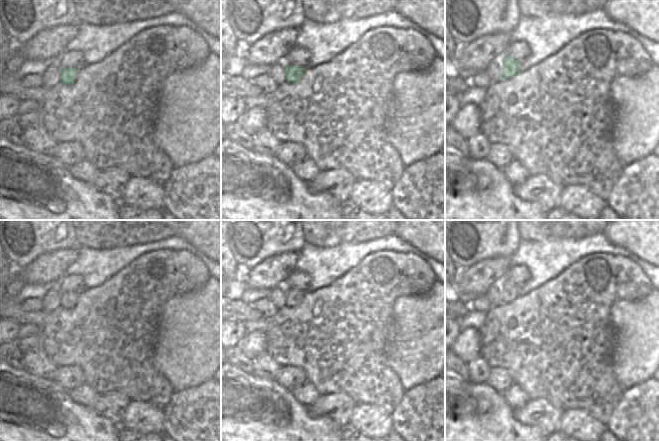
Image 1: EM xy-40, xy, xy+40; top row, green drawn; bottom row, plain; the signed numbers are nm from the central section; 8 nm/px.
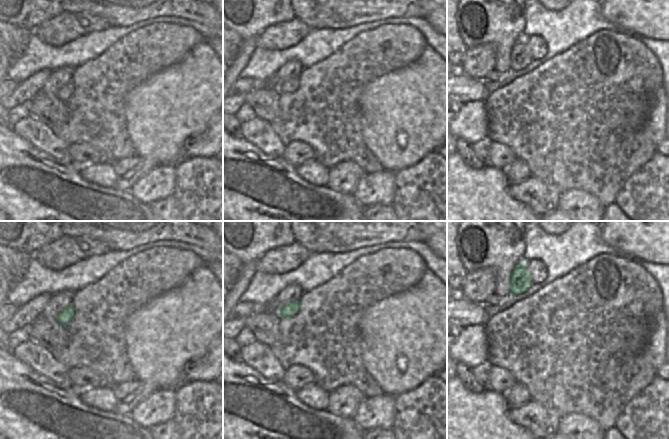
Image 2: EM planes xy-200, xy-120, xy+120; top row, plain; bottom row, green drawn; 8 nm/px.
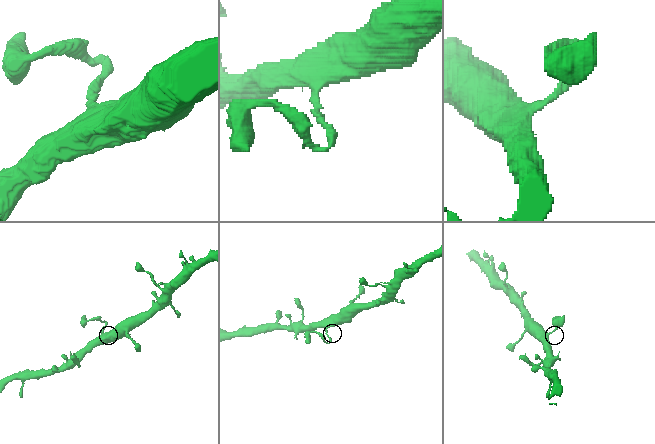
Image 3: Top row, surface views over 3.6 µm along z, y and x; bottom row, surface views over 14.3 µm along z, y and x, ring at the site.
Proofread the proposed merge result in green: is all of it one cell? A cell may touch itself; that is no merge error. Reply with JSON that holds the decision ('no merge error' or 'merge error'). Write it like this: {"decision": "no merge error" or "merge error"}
{"decision": "merge error"}

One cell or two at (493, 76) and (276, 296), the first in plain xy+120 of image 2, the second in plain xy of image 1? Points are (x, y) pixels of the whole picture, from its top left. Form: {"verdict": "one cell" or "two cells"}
{"verdict": "two cells"}

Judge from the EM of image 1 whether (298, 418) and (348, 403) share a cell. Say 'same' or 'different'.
different

